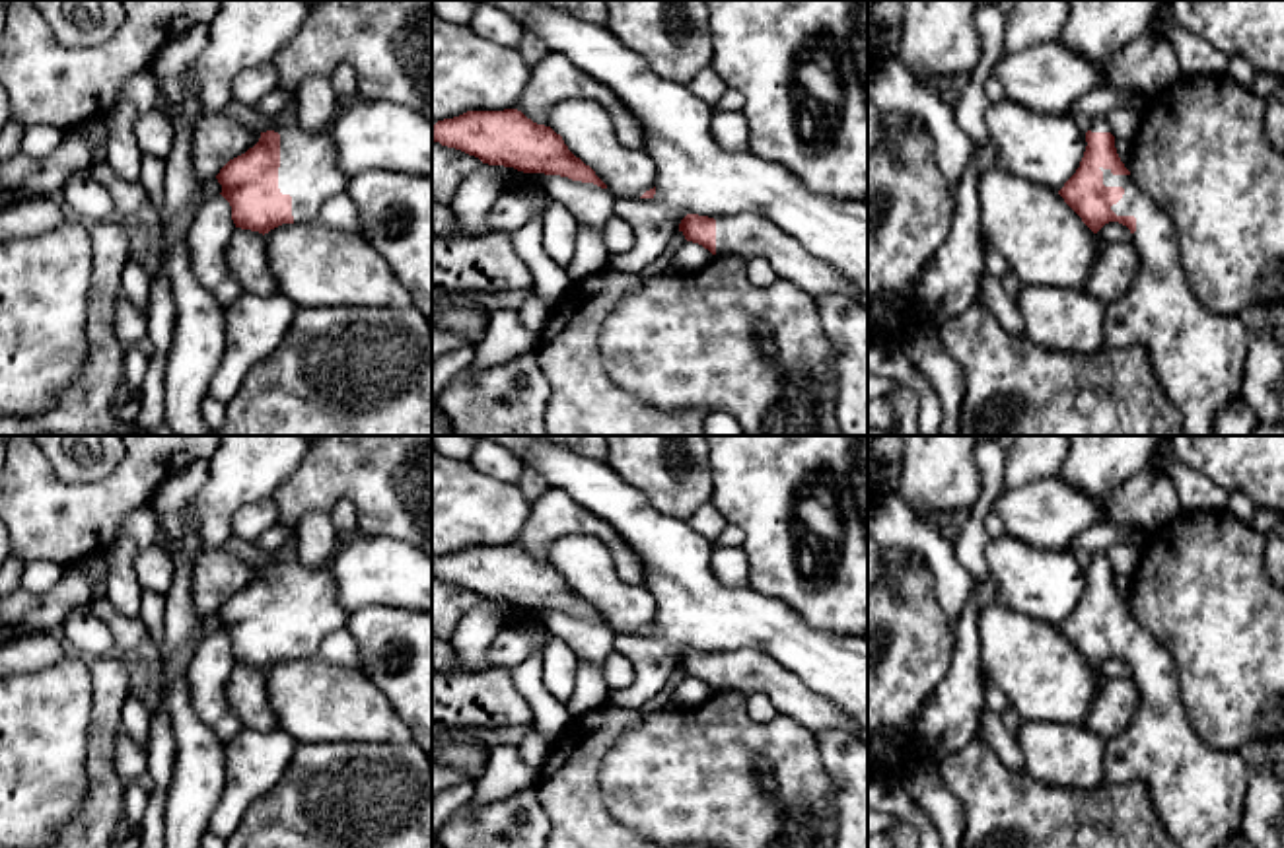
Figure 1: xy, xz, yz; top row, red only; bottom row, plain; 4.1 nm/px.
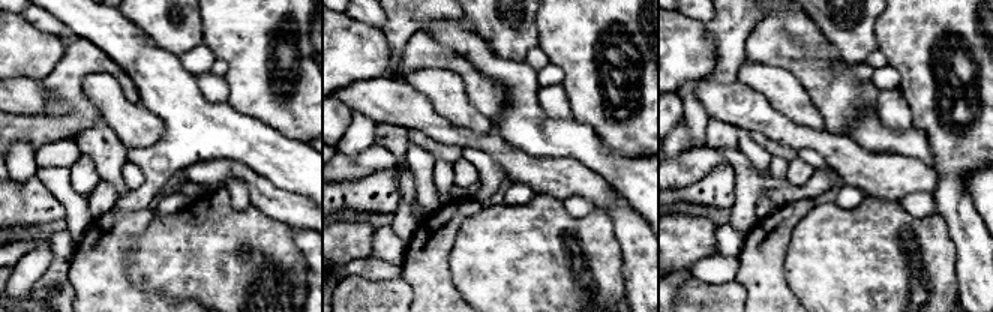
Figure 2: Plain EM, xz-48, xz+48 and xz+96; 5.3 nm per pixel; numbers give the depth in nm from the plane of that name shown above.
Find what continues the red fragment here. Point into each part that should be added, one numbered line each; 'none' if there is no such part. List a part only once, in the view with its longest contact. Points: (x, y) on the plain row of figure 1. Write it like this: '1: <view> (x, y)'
1: yz (1199, 792)

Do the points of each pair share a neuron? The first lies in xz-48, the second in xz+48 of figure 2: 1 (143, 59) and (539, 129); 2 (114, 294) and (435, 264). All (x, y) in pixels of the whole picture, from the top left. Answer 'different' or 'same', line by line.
1: same
2: same

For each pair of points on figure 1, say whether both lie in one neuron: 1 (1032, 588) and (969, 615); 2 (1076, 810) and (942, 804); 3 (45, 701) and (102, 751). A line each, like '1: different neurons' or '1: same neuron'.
1: same neuron
2: different neurons
3: different neurons

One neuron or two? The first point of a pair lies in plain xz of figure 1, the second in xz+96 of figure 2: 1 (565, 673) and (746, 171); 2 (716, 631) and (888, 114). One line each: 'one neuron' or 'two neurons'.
1: two neurons
2: two neurons

